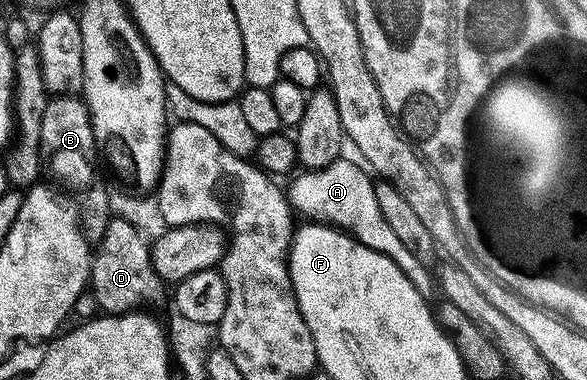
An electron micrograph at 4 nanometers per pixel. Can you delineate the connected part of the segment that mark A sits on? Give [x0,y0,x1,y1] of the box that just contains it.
[289,157,437,301]

